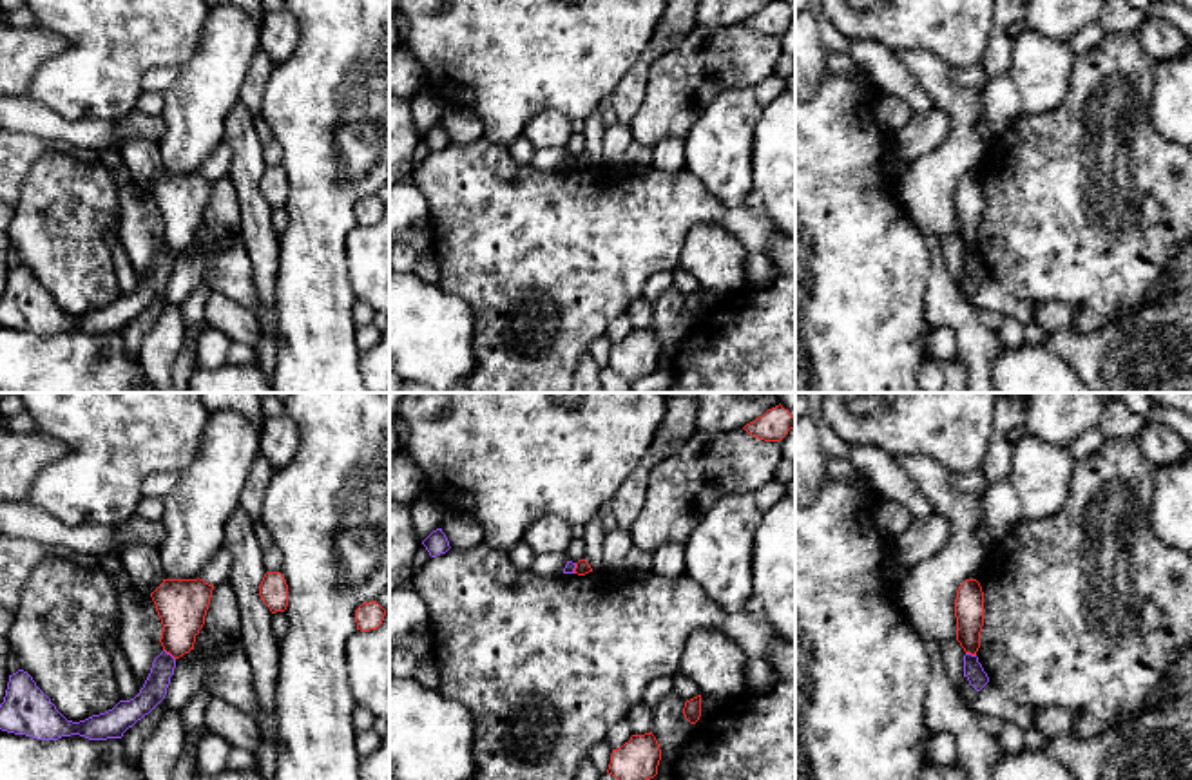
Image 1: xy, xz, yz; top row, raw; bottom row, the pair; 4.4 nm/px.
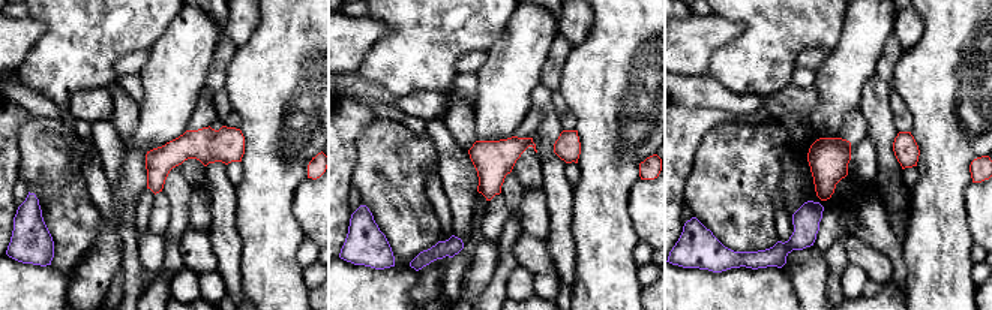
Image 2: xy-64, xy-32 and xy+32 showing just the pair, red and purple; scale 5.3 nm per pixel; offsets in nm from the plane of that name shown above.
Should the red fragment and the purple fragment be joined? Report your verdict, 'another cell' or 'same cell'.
another cell

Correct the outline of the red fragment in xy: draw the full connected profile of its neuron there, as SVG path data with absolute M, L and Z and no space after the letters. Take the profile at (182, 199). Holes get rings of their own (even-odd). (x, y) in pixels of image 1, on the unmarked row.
M163 174L150 188L161 214L161 241L174 253L194 244L196 230L205 219L214 179L203 174Z

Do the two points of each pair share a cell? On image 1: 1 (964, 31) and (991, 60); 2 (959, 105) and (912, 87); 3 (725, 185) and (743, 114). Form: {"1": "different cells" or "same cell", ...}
{"1": "different cells", "2": "different cells", "3": "same cell"}

